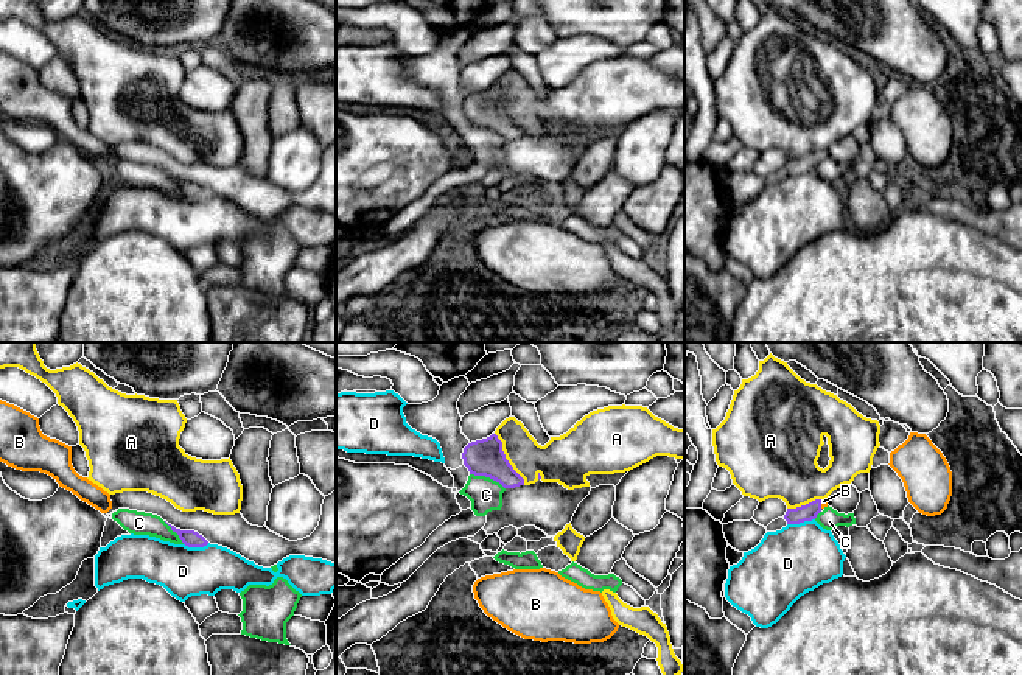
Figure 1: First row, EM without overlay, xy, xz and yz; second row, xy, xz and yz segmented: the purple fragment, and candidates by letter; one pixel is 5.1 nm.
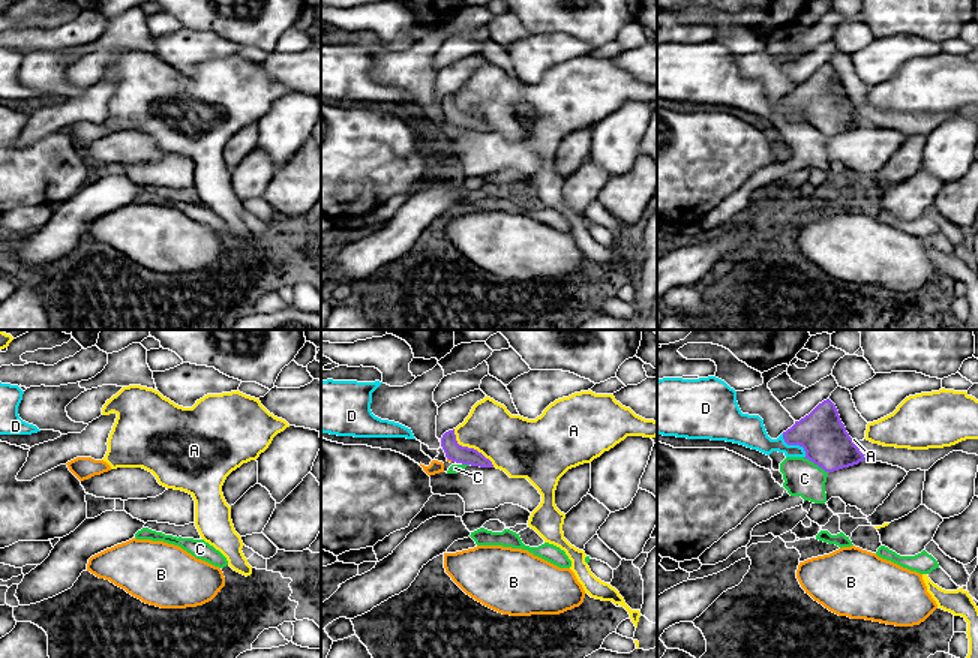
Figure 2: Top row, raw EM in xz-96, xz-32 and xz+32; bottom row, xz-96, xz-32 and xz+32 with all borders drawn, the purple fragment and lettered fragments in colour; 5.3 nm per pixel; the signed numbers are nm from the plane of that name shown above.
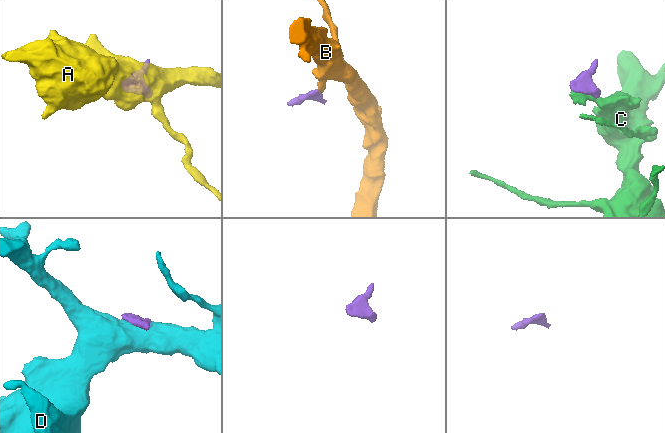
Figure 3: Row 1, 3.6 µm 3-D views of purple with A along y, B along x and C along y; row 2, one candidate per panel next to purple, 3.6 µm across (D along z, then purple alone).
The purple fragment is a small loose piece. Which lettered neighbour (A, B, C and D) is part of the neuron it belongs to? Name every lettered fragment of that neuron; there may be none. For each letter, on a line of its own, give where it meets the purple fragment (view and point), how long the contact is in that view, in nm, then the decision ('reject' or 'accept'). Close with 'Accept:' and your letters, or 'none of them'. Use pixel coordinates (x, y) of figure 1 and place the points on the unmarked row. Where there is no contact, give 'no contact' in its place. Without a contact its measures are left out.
A: contact xz (506, 111); length 320 nm; reject
B: contact yz (820, 156); length 50 nm; accept
C: contact xz (487, 128); length 200 nm; reject
D: contact yz (800, 173); length 150 nm; reject
Accept: B

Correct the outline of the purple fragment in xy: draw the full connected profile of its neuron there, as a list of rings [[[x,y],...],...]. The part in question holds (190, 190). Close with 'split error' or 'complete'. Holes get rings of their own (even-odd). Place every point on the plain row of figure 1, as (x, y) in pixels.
[[[168,176],[168,177],[171,179],[173,184],[176,184],[179,187],[182,194],[188,199],[204,199],[208,196],[208,193],[194,182],[180,182],[171,176]]]; complete

